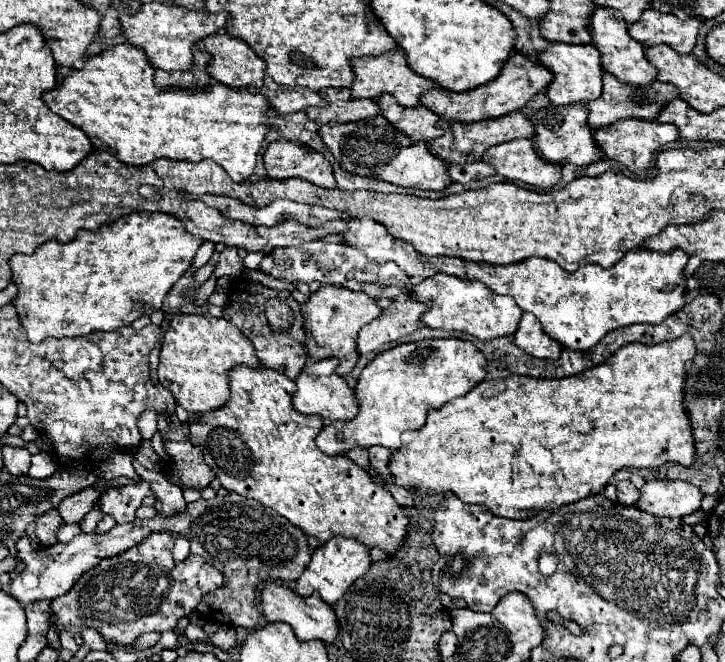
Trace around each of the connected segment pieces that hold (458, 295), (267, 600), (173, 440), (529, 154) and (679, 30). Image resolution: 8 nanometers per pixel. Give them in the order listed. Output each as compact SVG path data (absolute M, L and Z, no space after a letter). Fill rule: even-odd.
M437 274L433 278L423 280L421 284L413 286L411 292L413 300L431 302L431 308L421 316L421 324L427 328L439 328L449 332L463 332L469 336L475 336L479 340L493 340L501 336L511 336L517 330L517 324L521 320L521 310L517 308L515 300L509 296L493 294L485 284L481 282L465 282L455 276Z
M269 582L263 590L261 590L261 600L259 606L263 610L263 616L267 622L287 622L291 624L291 628L295 630L295 636L299 640L313 640L319 638L323 642L333 642L337 636L337 618L335 612L329 604L325 604L321 600L321 596L317 596L317 592L313 592L313 596L309 596L307 600L297 596L291 588L279 584L279 582Z
M187 424L181 428L171 426L165 432L165 450L175 460L171 468L177 472L177 476L181 476L181 486L201 490L215 478L211 468L205 464L201 450L191 444Z
M517 138L491 146L483 162L489 162L497 174L537 188L553 188L561 180L561 164L551 164L537 154L531 140Z
M649 8L643 12L637 24L629 26L629 34L643 46L667 44L679 54L691 54L701 26L701 18L679 20L675 14L663 14L655 8Z

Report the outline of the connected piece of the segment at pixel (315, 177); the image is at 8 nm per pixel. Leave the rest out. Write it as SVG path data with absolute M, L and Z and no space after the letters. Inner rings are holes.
M277 140L269 144L265 156L265 170L269 178L303 178L321 188L337 188L333 168L325 156L301 142Z

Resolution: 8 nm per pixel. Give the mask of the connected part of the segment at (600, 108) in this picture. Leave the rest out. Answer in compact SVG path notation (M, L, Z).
M605 72L603 74L603 94L597 100L587 104L587 108L589 108L589 120L587 122L593 130L597 130L597 128L609 126L617 120L623 120L623 118L655 120L659 116L659 112L675 98L679 98L679 90L673 84L651 82L649 86L629 86L629 84L619 82L613 74Z

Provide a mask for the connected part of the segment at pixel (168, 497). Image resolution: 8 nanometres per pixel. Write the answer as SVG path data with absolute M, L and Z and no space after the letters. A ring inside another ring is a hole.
M135 462L135 468L137 468L137 474L145 480L149 480L153 484L153 494L157 498L155 502L155 510L161 514L161 516L173 516L181 510L185 510L185 500L183 500L183 492L179 486L175 484L169 484L163 480L163 476L159 472L147 472L145 468L141 468L137 462Z

